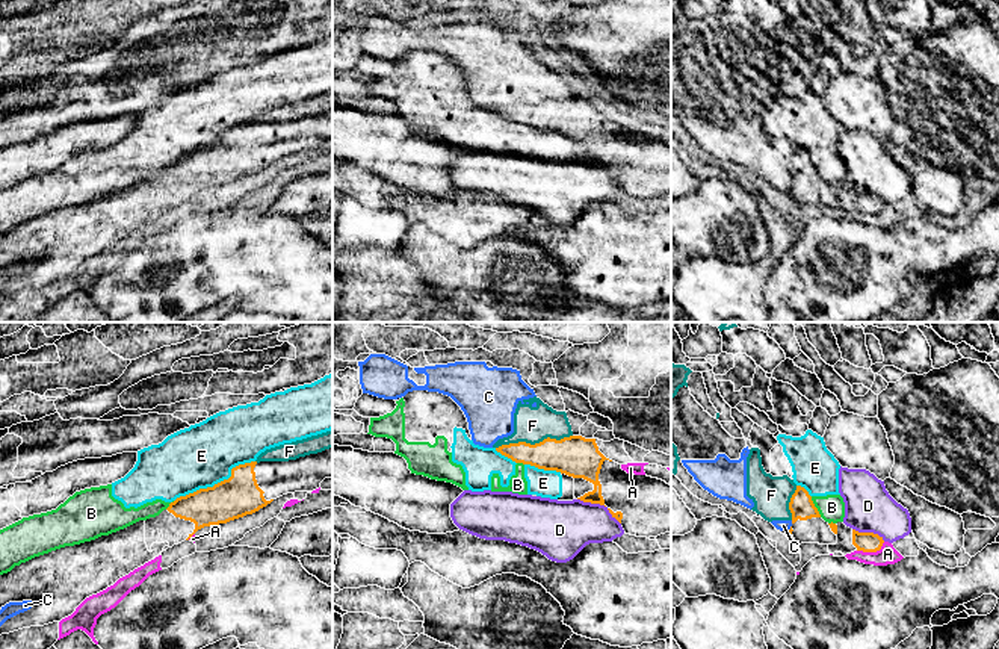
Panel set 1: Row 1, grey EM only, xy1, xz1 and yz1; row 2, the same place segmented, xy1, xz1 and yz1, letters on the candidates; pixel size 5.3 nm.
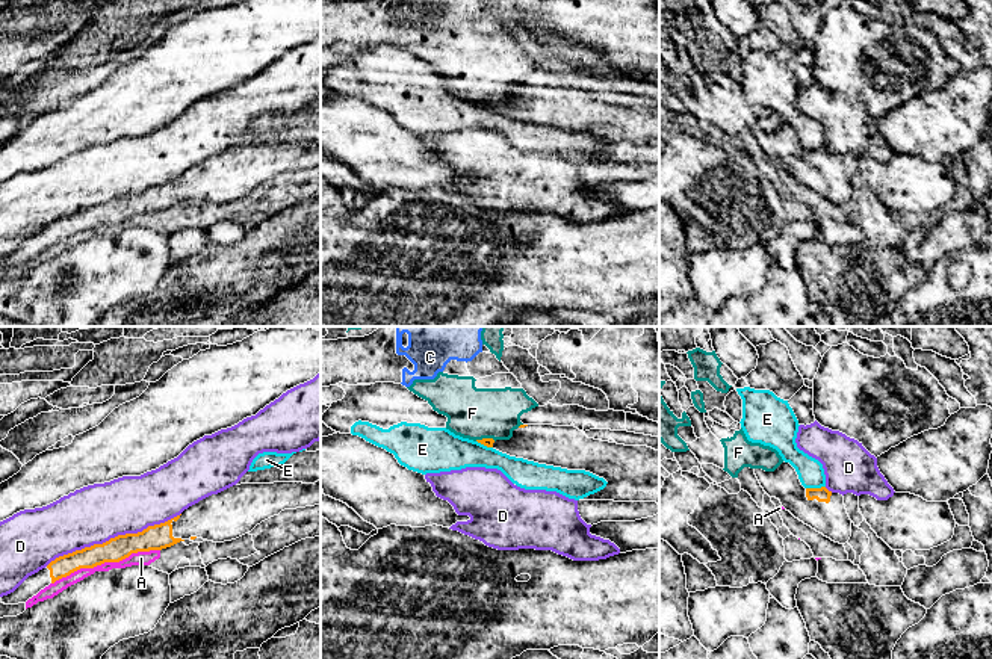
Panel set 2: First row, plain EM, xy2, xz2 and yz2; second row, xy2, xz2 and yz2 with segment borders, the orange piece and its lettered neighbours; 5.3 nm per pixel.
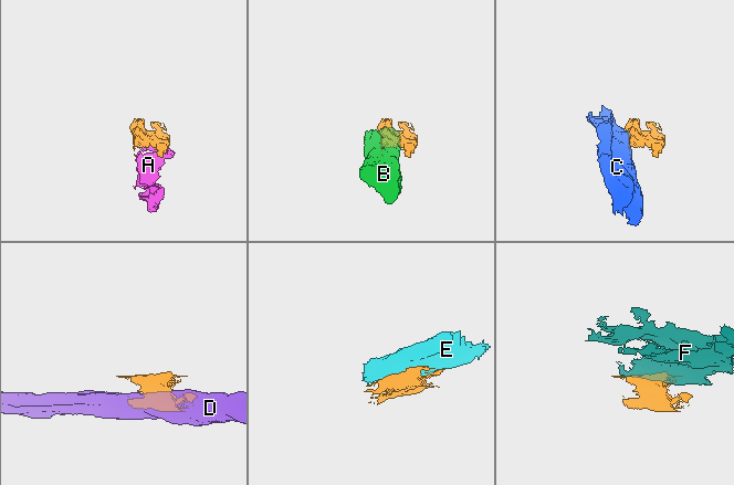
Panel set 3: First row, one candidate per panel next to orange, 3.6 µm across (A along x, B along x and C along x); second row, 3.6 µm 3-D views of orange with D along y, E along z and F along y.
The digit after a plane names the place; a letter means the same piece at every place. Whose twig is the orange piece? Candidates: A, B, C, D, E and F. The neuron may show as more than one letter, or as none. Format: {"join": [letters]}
{"join": []}

